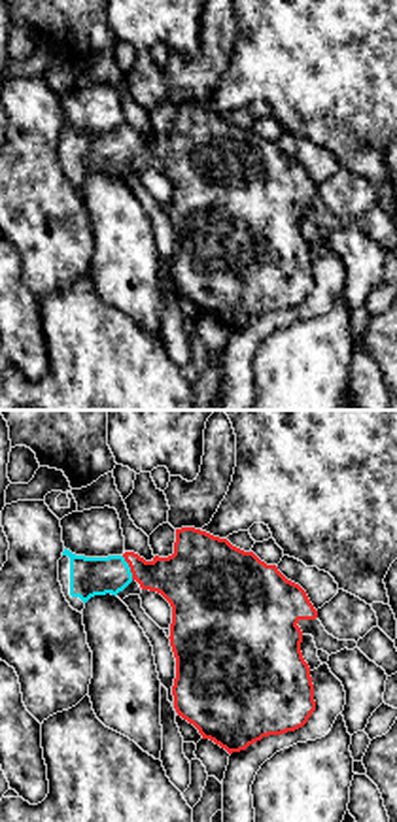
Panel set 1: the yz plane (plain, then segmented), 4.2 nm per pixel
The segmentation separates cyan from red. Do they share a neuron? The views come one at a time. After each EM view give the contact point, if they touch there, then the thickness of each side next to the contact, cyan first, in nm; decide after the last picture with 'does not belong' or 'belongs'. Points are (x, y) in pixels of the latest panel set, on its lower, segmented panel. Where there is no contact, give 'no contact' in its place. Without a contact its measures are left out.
meets cyan at (129, 567); 170 nm thick on the cyan side, 240 nm on the other

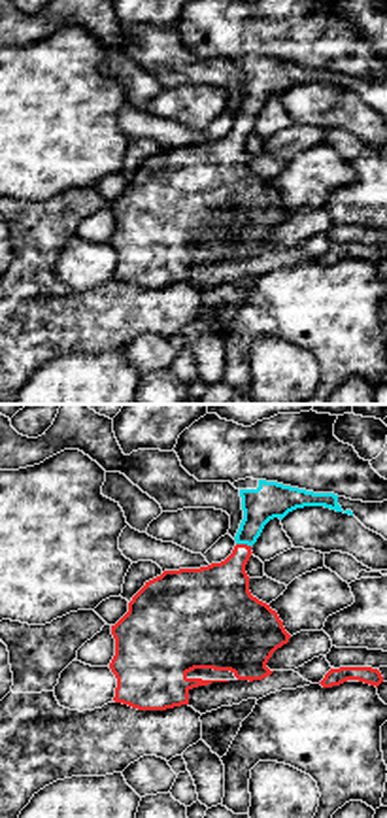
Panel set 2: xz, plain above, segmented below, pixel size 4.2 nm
meets cyan at (244, 543); 160 nm thick on the cyan side, 260 nm on the other

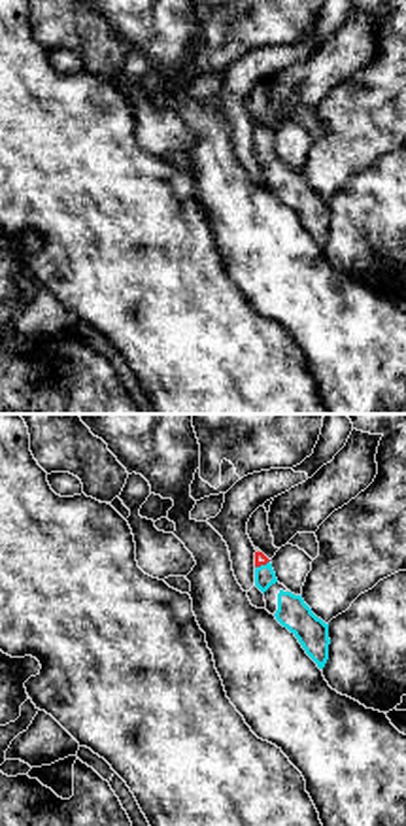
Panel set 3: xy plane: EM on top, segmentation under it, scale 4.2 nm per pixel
meets cyan at (261, 566); 90 nm thick on the cyan side, 50 nm on the other

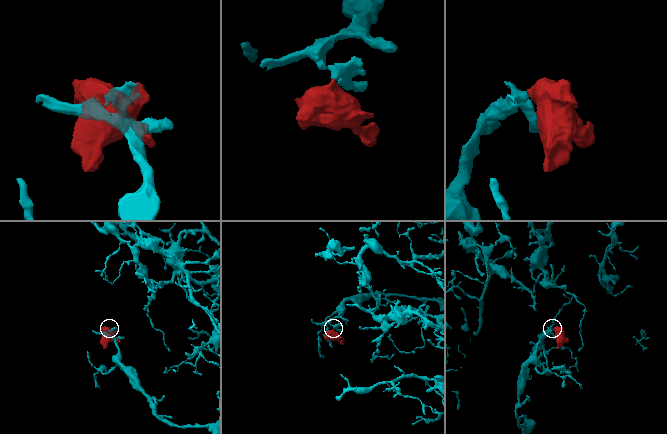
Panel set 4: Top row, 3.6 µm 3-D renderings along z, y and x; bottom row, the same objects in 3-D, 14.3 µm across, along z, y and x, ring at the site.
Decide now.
belongs

